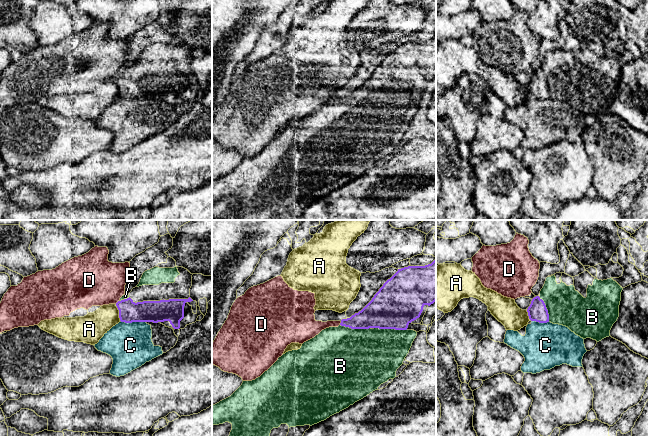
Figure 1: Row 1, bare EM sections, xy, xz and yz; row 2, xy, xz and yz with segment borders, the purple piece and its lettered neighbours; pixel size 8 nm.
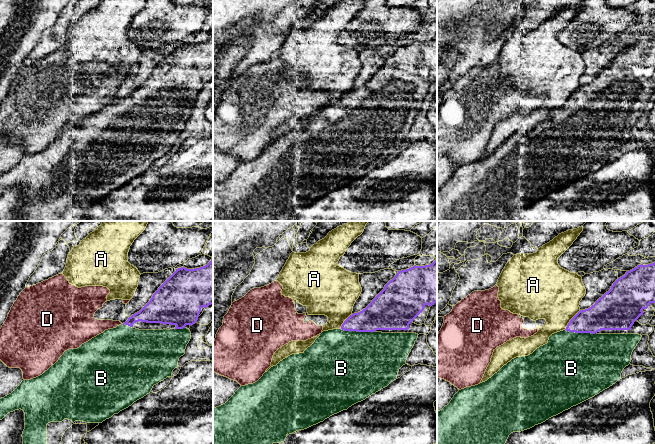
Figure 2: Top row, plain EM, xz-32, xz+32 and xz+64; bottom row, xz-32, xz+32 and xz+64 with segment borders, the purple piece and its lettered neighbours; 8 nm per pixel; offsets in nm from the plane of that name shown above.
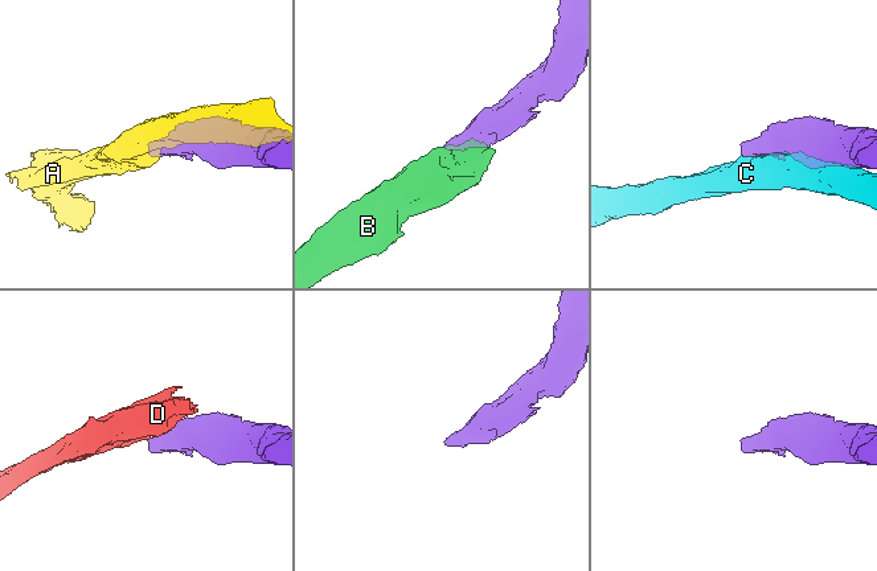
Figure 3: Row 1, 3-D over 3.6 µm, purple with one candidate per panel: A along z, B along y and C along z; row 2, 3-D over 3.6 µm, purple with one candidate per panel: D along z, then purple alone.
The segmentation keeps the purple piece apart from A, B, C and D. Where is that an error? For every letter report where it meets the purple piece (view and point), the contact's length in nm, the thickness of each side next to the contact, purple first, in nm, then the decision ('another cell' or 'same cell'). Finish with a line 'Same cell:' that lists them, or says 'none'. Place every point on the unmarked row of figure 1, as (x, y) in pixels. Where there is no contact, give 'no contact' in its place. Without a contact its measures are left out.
A: xy (119, 88) | 140 nm | 180/220 nm | another cell
B: xz (390, 104) | 260 nm | 380/420 nm | same cell
C: xy (133, 97) | 200 nm | 180/360 nm | another cell
D: xz (340, 99) | 40 nm | 180/150 nm | another cell
Same cell: B

